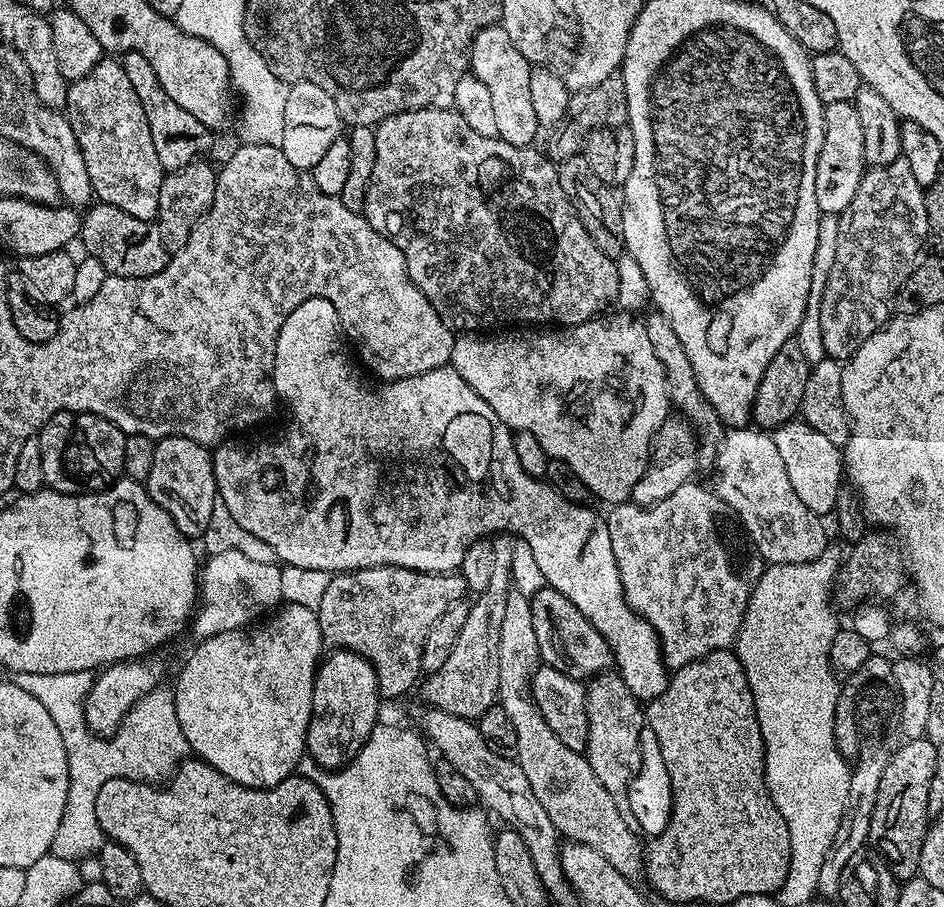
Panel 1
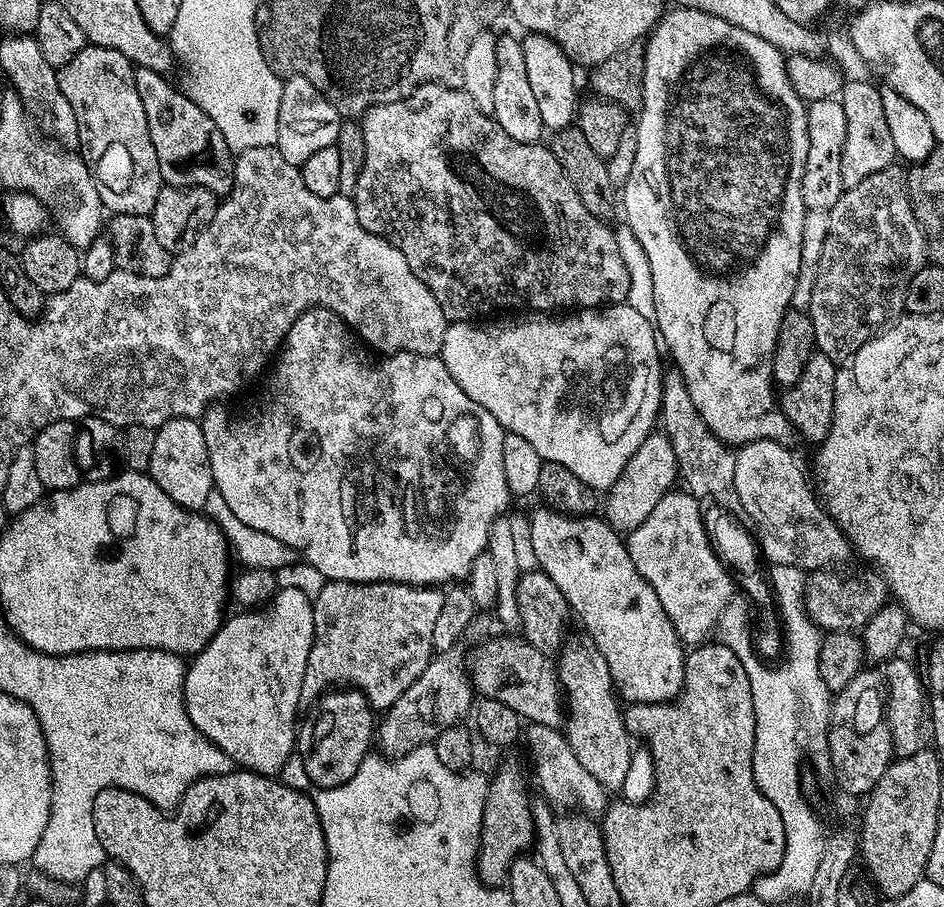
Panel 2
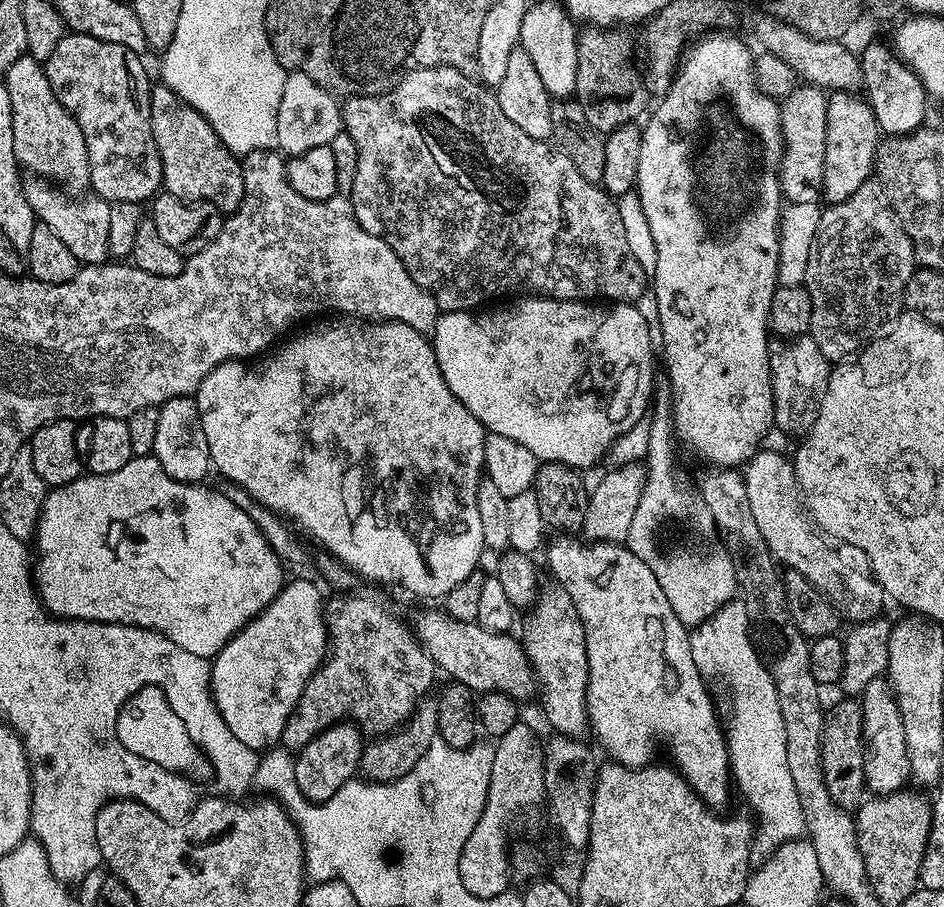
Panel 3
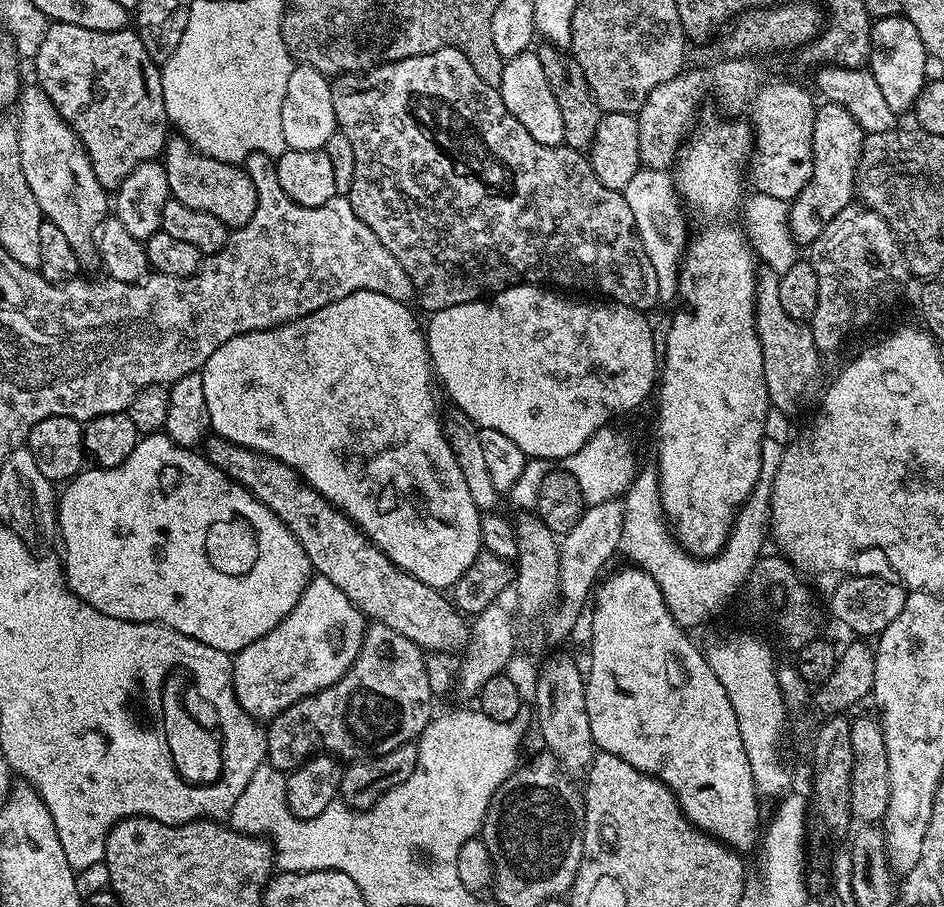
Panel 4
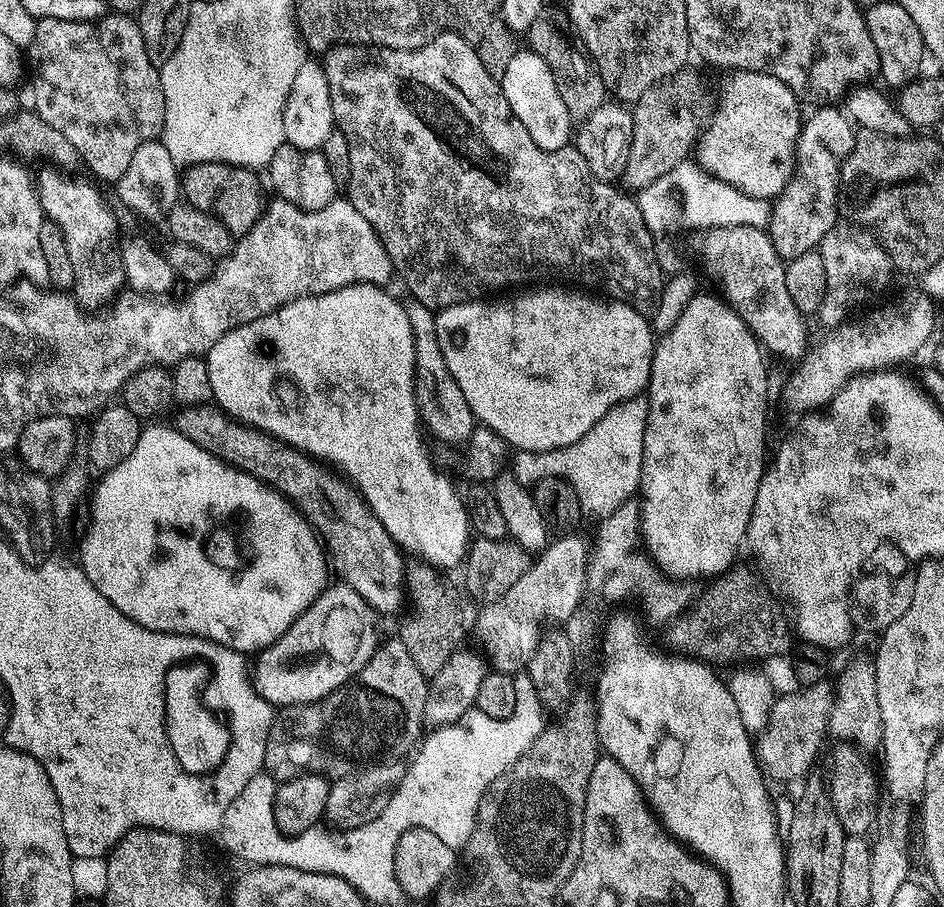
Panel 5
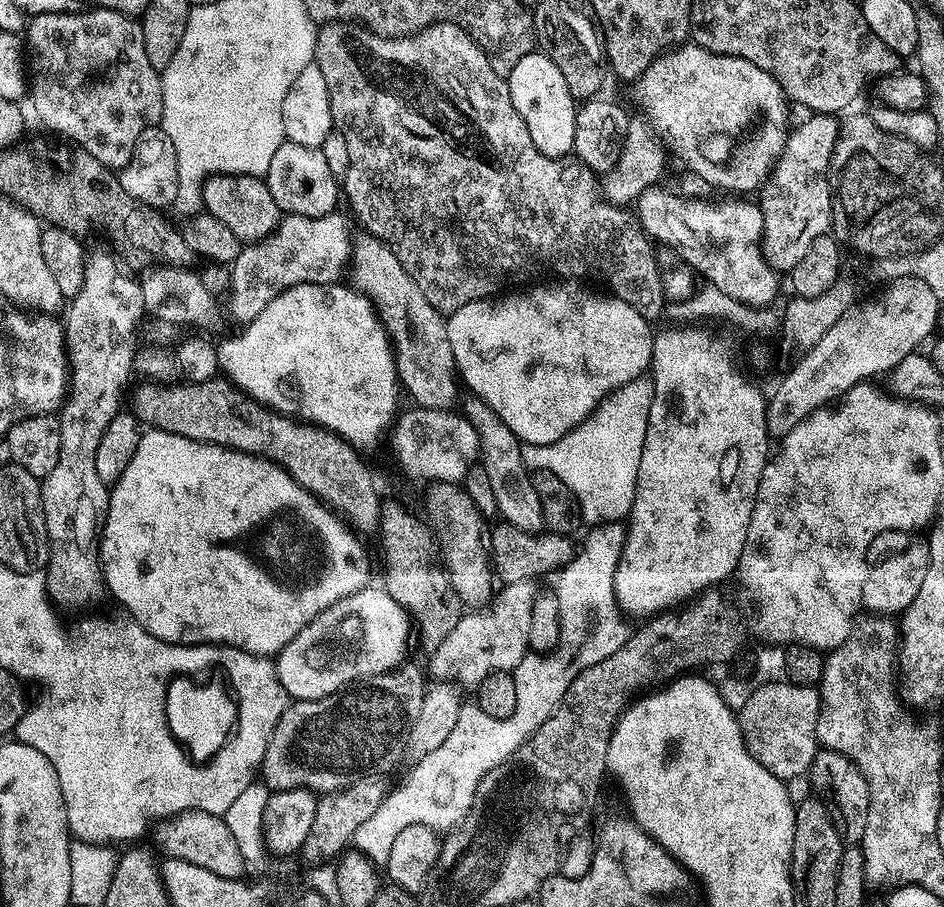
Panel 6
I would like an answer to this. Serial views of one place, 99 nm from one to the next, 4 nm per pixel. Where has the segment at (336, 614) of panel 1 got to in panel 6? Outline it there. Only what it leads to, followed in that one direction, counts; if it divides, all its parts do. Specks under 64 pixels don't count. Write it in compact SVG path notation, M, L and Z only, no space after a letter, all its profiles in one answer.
M408 662L391 674L371 677L370 682L359 686L341 688L334 694L326 694L326 698L292 700L282 718L278 718L278 726L274 726L274 734L266 746L263 783L272 792L304 788L308 792L323 794L350 786L363 776L387 777L387 772L394 771L400 759L405 759L408 731L414 718L418 718L418 710L422 710L426 683L422 668L421 672L418 665Z

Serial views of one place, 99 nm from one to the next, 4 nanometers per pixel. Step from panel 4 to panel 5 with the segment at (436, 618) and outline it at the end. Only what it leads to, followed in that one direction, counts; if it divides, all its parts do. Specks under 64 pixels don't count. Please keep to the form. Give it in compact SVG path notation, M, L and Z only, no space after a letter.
M206 403L184 406L179 410L181 412L174 421L177 432L219 460L257 476L265 484L271 484L304 513L309 524L322 537L323 543L324 540L328 543L327 551L334 561L335 571L337 568L344 575L341 576L343 583L367 601L371 609L376 611L377 608L380 612L399 610L400 603L403 605L406 600L405 553L384 529L382 522L378 522L356 486L343 475L335 476L331 467L299 452L297 448L291 448L283 440L233 419L219 406Z

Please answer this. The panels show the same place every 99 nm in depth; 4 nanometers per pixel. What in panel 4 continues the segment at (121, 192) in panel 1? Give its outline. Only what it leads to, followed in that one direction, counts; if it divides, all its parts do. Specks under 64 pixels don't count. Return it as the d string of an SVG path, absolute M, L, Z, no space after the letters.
M49 23L46 38L34 61L35 83L50 98L54 110L72 127L82 142L98 182L105 190L116 190L120 183L142 163L155 161L163 153L170 136L164 114L164 95L160 68L146 54L142 38L131 27L122 30L86 30L86 26Z

